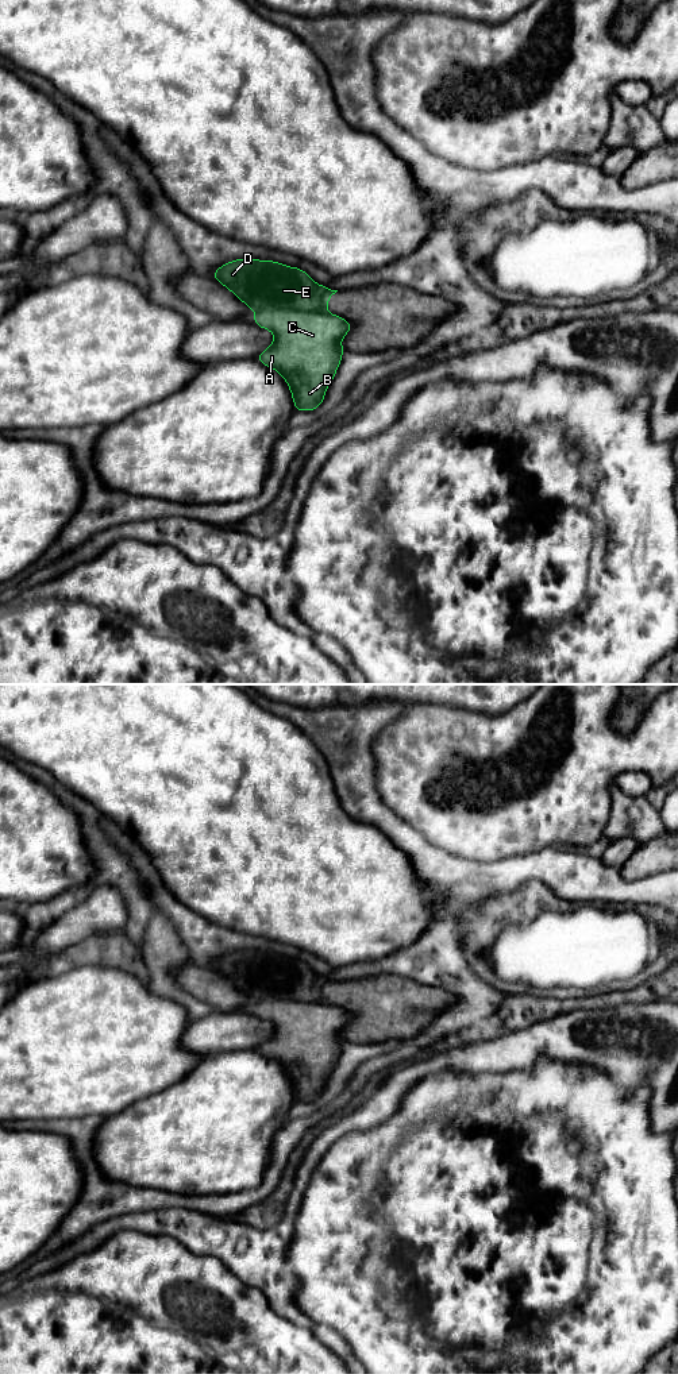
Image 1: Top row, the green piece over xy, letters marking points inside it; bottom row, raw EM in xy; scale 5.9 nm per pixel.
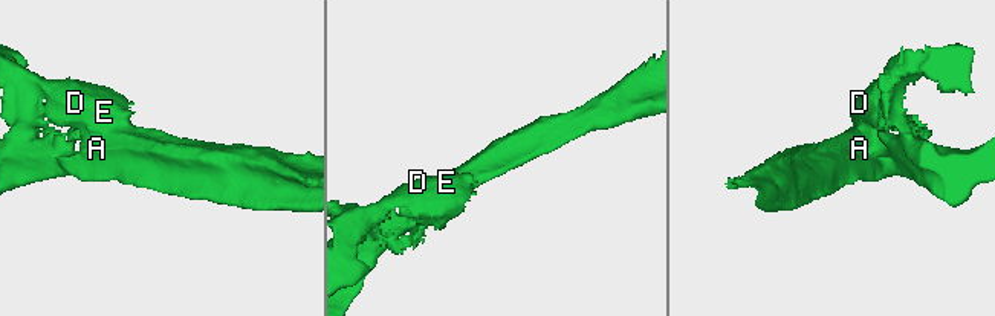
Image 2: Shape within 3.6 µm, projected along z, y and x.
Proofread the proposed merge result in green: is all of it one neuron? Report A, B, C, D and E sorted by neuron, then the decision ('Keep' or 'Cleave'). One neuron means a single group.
Groups: A B C / D E. Cleave

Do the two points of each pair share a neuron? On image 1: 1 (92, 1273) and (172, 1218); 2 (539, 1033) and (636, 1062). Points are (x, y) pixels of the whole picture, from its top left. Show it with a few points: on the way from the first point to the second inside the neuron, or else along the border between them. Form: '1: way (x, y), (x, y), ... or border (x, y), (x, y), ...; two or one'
1: border (114, 1234), (138, 1230), (169, 1235), (177, 1242); two
2: way (563, 1038), (585, 1050), (612, 1052); one

